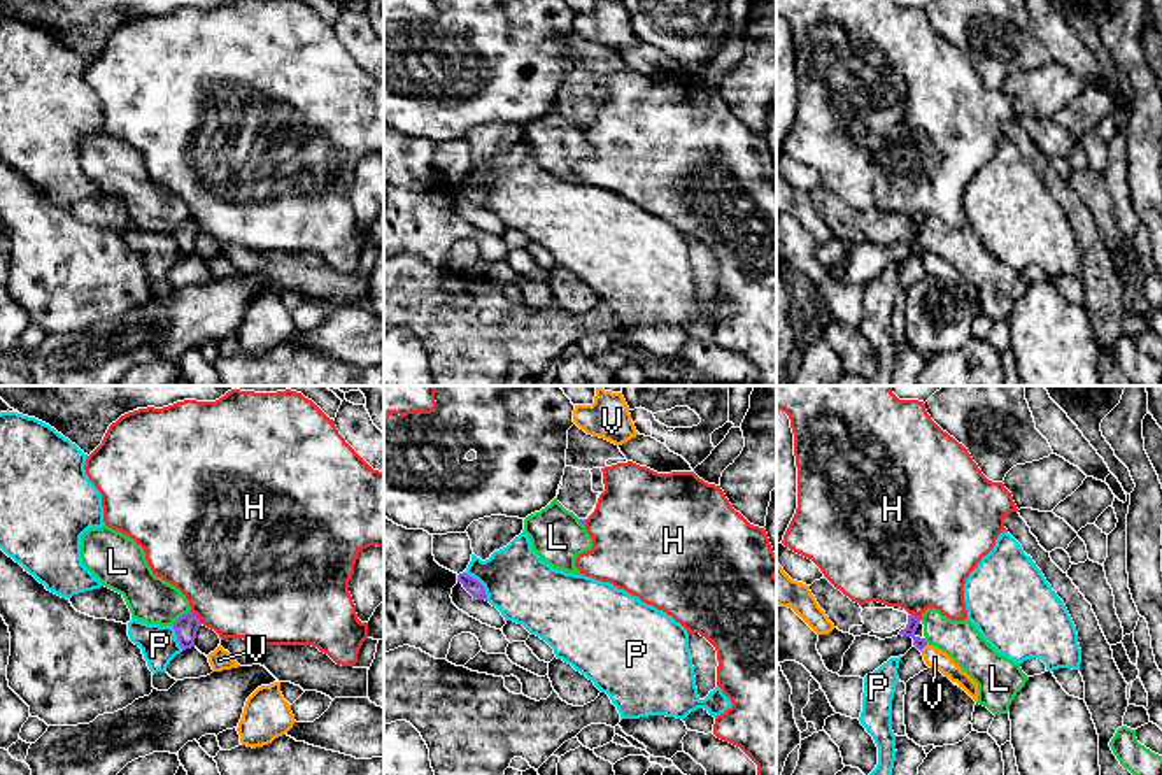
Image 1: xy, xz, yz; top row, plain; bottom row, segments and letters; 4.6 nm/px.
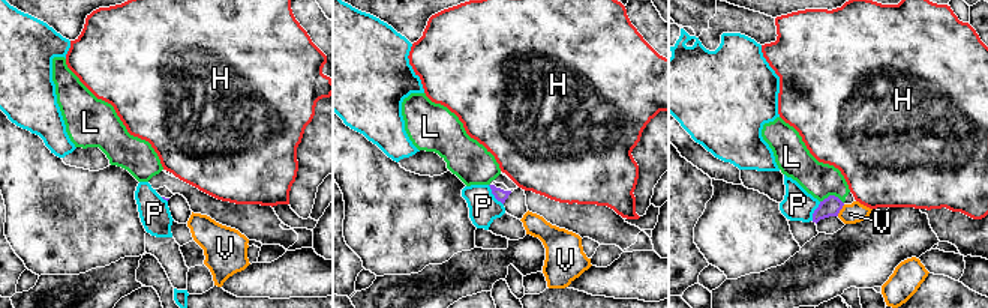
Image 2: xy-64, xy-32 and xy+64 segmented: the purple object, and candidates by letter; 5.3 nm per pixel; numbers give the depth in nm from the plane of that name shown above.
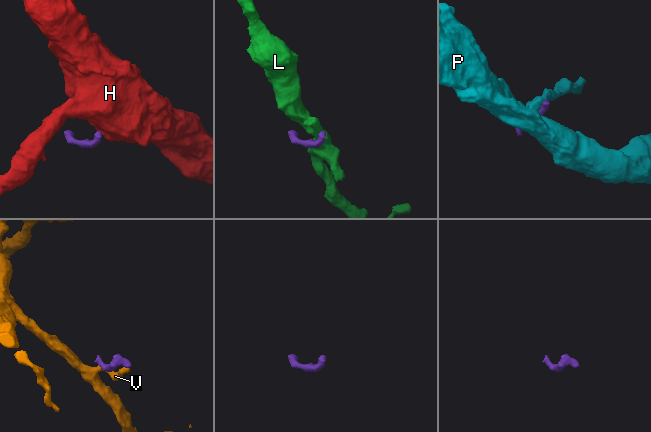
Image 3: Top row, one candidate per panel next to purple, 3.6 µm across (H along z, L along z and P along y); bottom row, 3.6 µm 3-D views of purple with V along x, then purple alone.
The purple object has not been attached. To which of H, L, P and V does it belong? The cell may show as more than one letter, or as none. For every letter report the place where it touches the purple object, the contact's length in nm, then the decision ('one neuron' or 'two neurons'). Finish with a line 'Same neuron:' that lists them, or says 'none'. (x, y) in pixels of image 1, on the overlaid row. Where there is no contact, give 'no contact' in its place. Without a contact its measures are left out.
H: xy (197, 618) | 90 nm | two neurons
L: xy (181, 616) | 120 nm | two neurons
P: xz (481, 584) | 180 nm | two neurons
V: yz (924, 646) | 50 nm | two neurons
Same neuron: none

